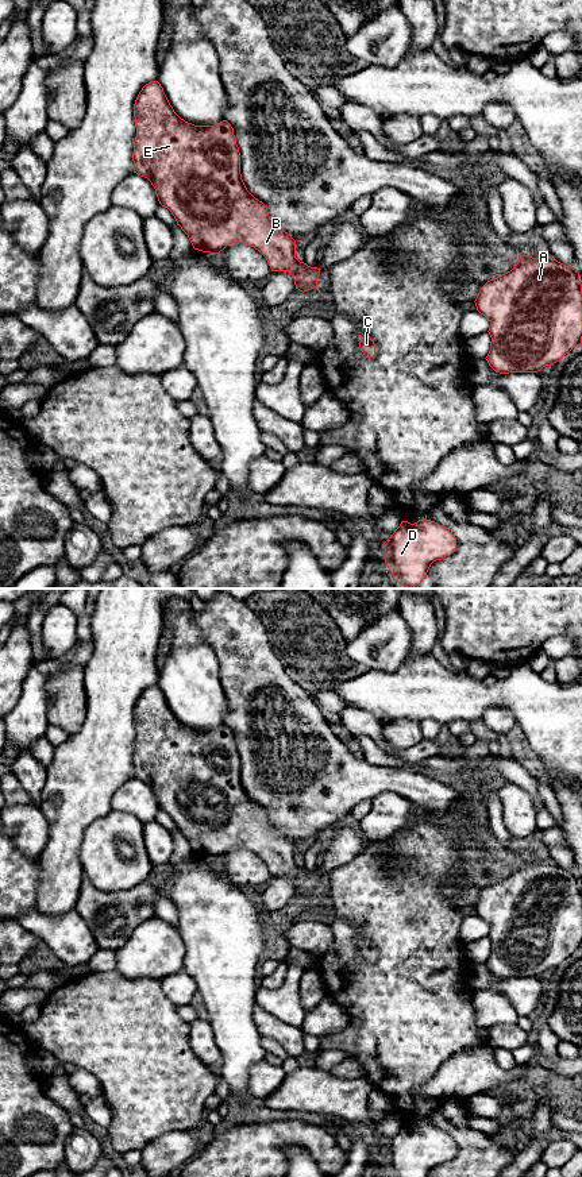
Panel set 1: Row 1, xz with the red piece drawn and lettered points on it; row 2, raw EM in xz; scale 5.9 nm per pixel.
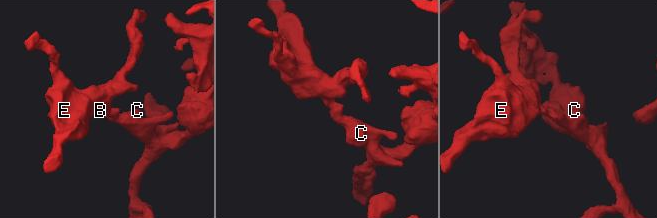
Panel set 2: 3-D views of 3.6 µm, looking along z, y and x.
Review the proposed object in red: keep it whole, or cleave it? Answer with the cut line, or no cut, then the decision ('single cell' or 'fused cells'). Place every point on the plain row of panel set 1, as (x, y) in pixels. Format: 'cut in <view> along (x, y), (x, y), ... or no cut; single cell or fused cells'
no cut; single cell

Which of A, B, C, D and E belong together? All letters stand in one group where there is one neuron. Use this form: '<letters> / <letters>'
A B C D E

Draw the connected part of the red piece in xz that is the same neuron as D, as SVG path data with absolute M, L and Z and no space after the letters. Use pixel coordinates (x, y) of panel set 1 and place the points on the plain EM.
M425 1123L415 1128L401 1126L383 1149L390 1177L428 1177L433 1166L456 1154L456 1143L450 1134Z

